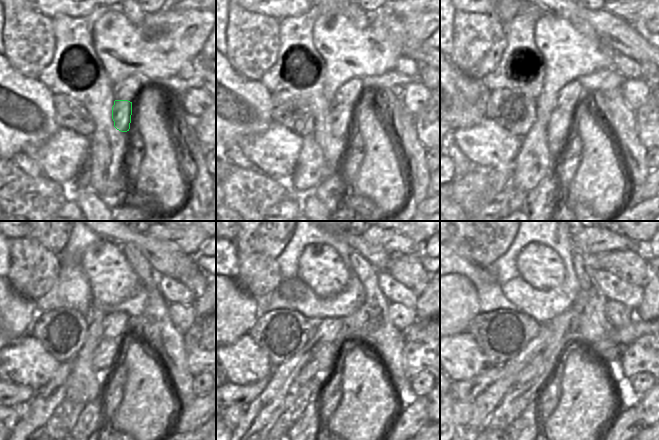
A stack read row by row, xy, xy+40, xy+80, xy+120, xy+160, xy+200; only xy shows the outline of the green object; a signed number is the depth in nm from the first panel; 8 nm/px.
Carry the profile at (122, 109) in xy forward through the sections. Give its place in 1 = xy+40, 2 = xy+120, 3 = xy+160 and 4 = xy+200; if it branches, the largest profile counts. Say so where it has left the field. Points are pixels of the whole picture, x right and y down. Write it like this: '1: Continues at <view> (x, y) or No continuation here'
1: Continues at xy+40 (341, 115)
2: Continues at xy+120 (106, 355)
3: Continues at xy+160 (326, 356)
4: Continues at xy+200 (546, 361)

